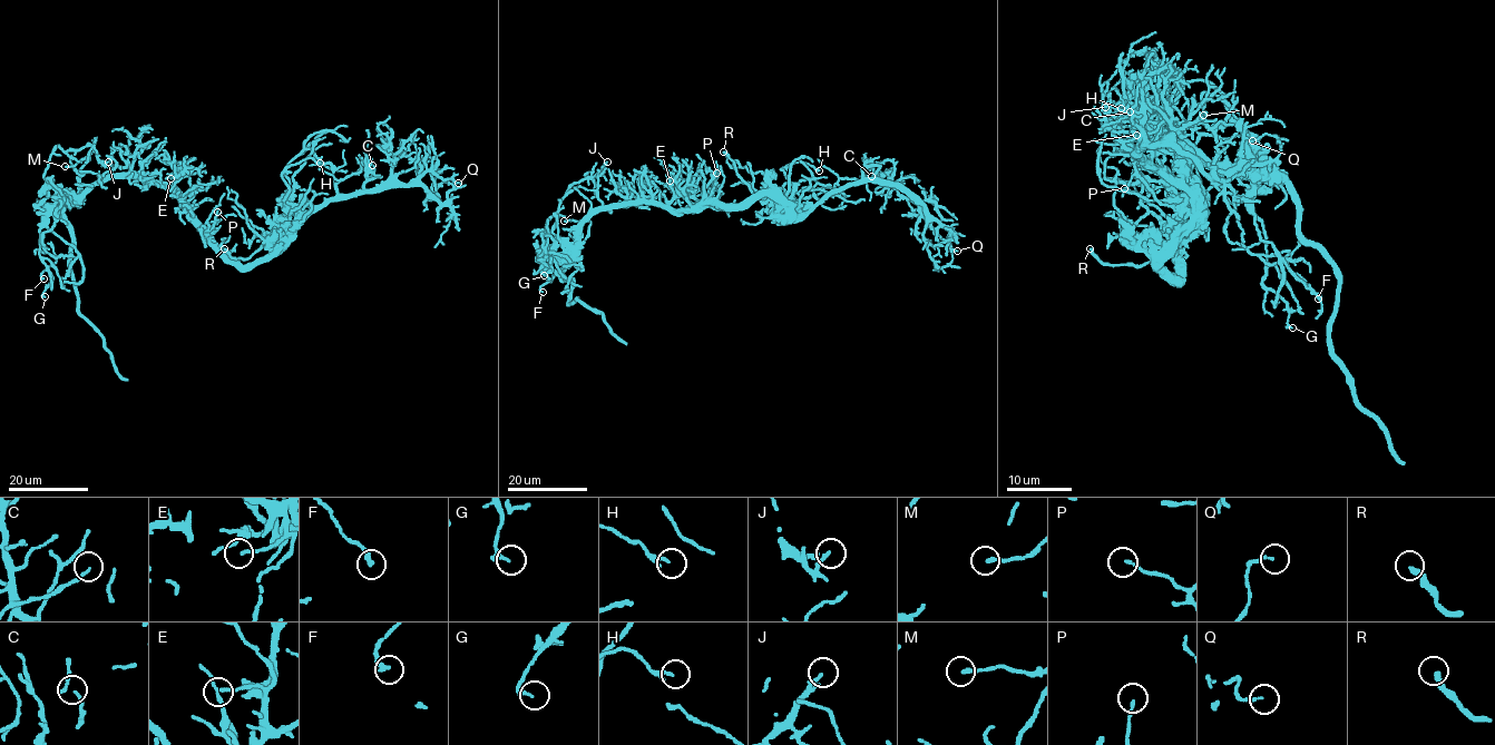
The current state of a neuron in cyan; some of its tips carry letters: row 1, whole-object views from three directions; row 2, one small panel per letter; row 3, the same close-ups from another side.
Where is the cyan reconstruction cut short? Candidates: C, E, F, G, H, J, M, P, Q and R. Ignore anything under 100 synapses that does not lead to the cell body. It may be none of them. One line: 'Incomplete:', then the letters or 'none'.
Incomplete: none

